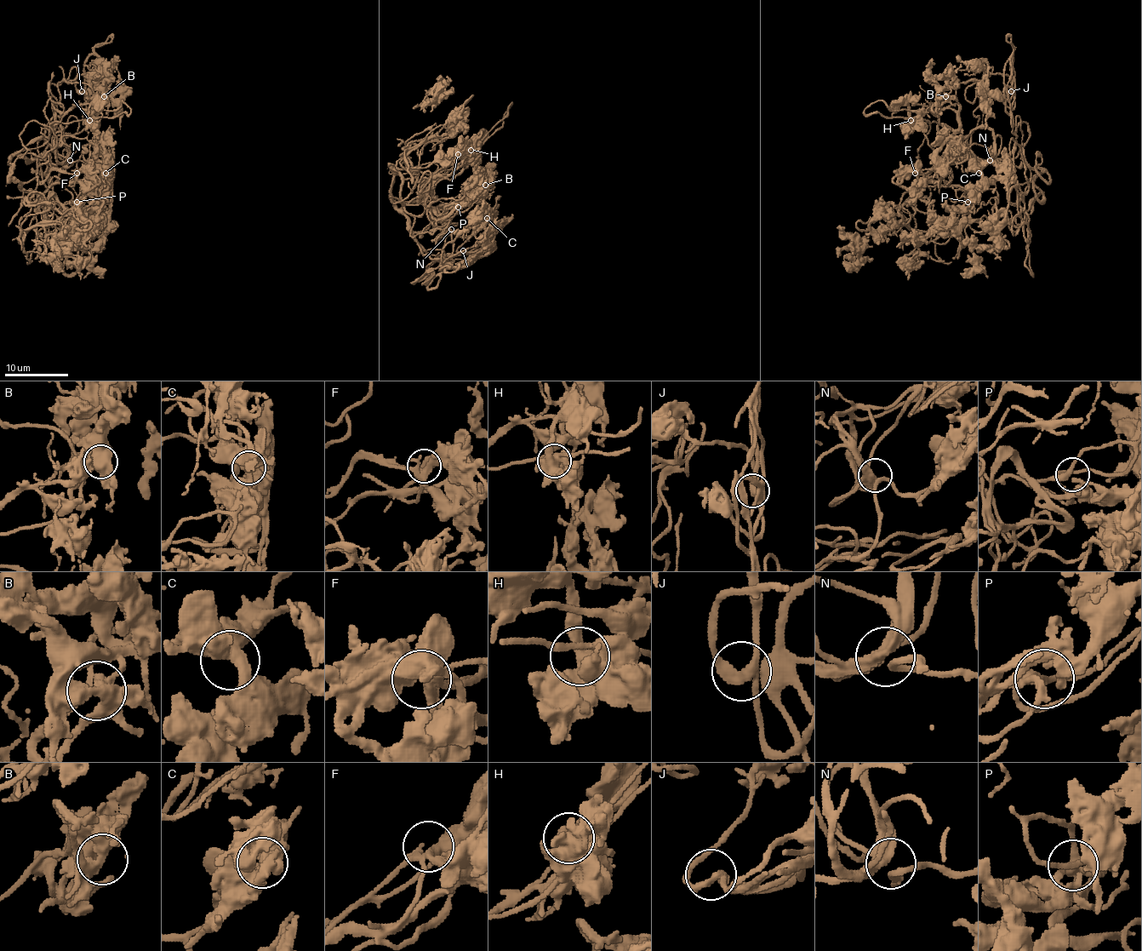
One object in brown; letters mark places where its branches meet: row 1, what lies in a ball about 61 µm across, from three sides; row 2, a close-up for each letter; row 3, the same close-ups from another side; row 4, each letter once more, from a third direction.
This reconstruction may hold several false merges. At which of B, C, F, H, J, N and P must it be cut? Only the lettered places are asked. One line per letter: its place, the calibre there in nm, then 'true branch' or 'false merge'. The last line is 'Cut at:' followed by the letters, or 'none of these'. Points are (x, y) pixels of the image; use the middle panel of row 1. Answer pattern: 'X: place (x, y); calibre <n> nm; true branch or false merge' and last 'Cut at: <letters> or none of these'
B: place (485, 185); calibre 440 nm; true branch
C: place (487, 218); calibre 500 nm; true branch
F: place (458, 154); calibre 340 nm; true branch
H: place (471, 150); calibre 480 nm; true branch
J: place (463, 250); calibre 280 nm; true branch
N: place (451, 229); calibre 340 nm; true branch
P: place (458, 207); calibre 260 nm; true branch
Cut at: none of these

